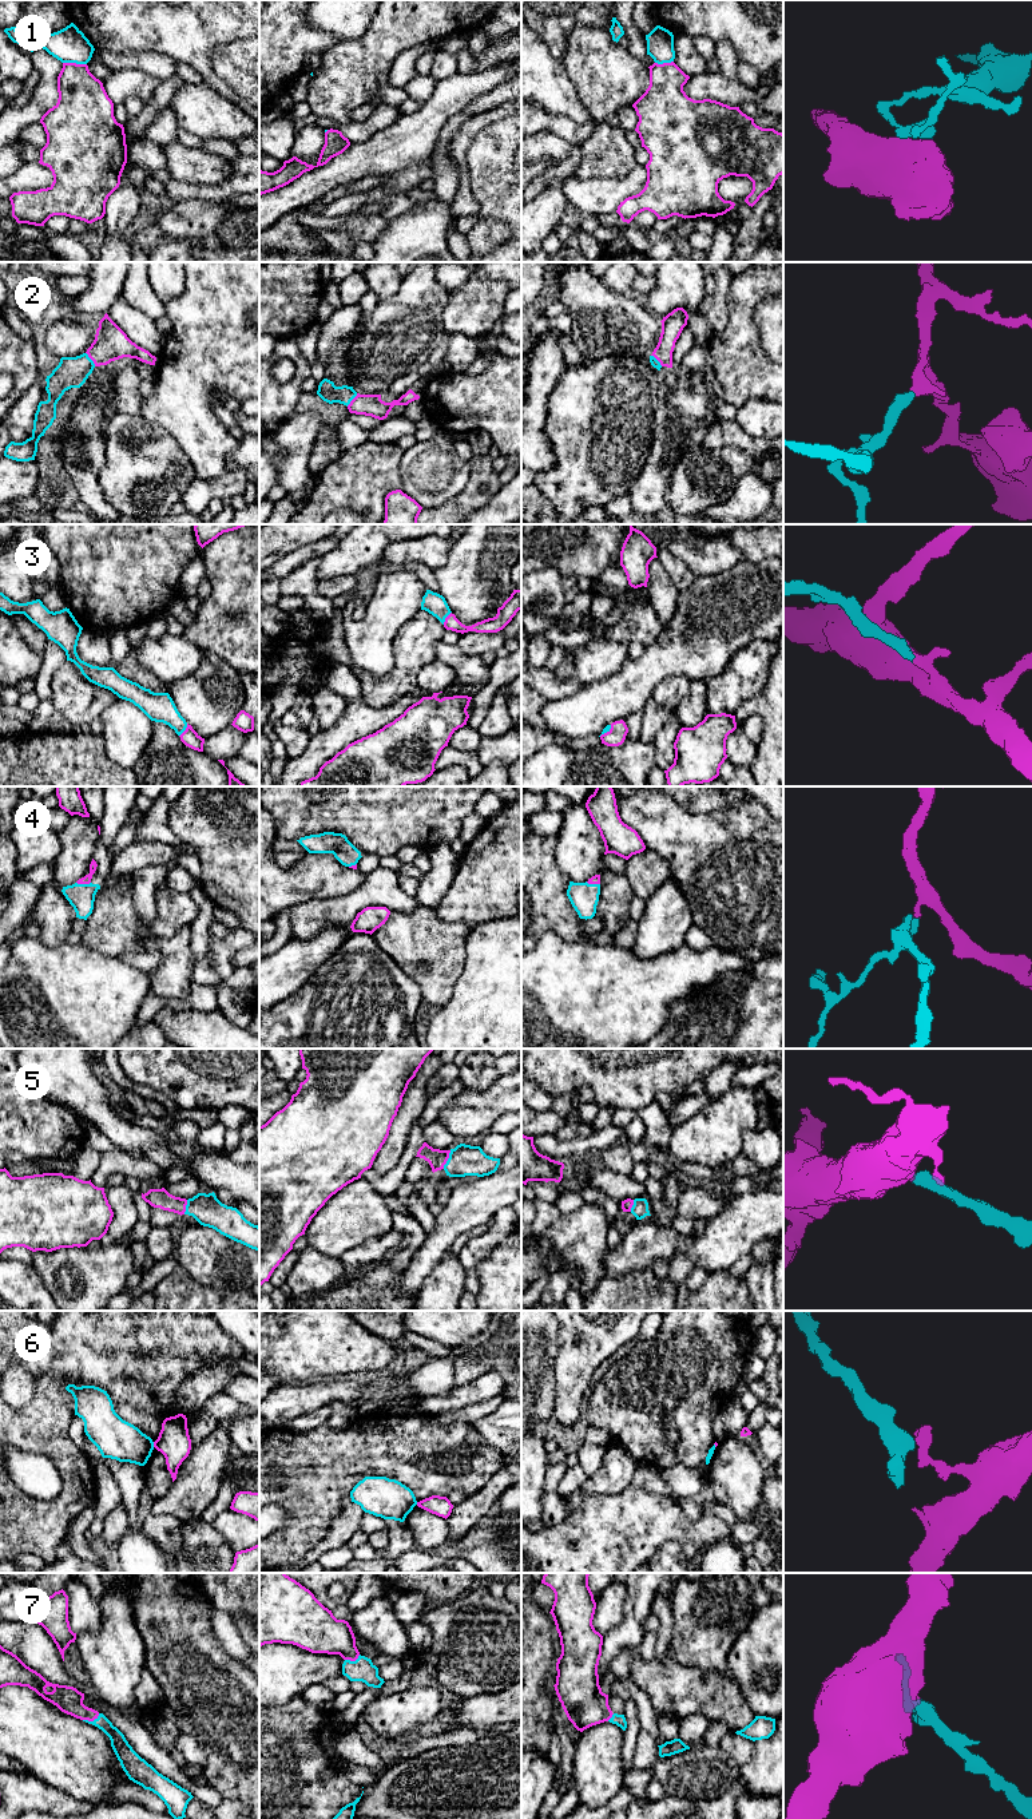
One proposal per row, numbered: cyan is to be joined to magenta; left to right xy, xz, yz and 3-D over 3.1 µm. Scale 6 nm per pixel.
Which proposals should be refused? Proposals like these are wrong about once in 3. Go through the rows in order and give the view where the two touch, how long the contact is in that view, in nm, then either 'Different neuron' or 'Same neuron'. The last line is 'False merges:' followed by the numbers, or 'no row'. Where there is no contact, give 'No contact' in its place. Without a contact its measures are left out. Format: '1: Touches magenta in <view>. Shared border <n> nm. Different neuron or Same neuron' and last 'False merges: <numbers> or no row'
1: Touches magenta in xy. Shared border 140 nm. Different neuron
2: Touches magenta in xy. Shared border 110 nm. Same neuron
3: Touches magenta in xy. Shared border 90 nm. Same neuron
4: Touches magenta in xy. Shared border 90 nm. Same neuron
5: Touches magenta in xz. Shared border 120 nm. Same neuron
6: Touches magenta in xy. Shared border 30 nm. Different neuron
7: Touches magenta in xy. Shared border 110 nm. Same neuron
False merges: 1, 6

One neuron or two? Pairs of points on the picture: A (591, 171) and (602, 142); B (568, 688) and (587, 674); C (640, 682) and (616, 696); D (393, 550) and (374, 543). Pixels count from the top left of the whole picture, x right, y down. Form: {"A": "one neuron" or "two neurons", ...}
{"A": "one neuron", "B": "two neurons", "C": "one neuron", "D": "two neurons"}

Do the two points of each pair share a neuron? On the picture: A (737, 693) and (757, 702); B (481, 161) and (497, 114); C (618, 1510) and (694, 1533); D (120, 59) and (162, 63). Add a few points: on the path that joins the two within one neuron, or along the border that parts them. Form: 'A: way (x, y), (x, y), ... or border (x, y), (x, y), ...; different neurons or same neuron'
A: border (767, 672), (763, 688), (750, 697), (734, 714); different neurons
B: border (503, 118), (488, 125), (471, 142); different neurons
C: way (636, 1520), (665, 1520), (675, 1525); same neuron
D: way (131, 60), (151, 63); same neuron

